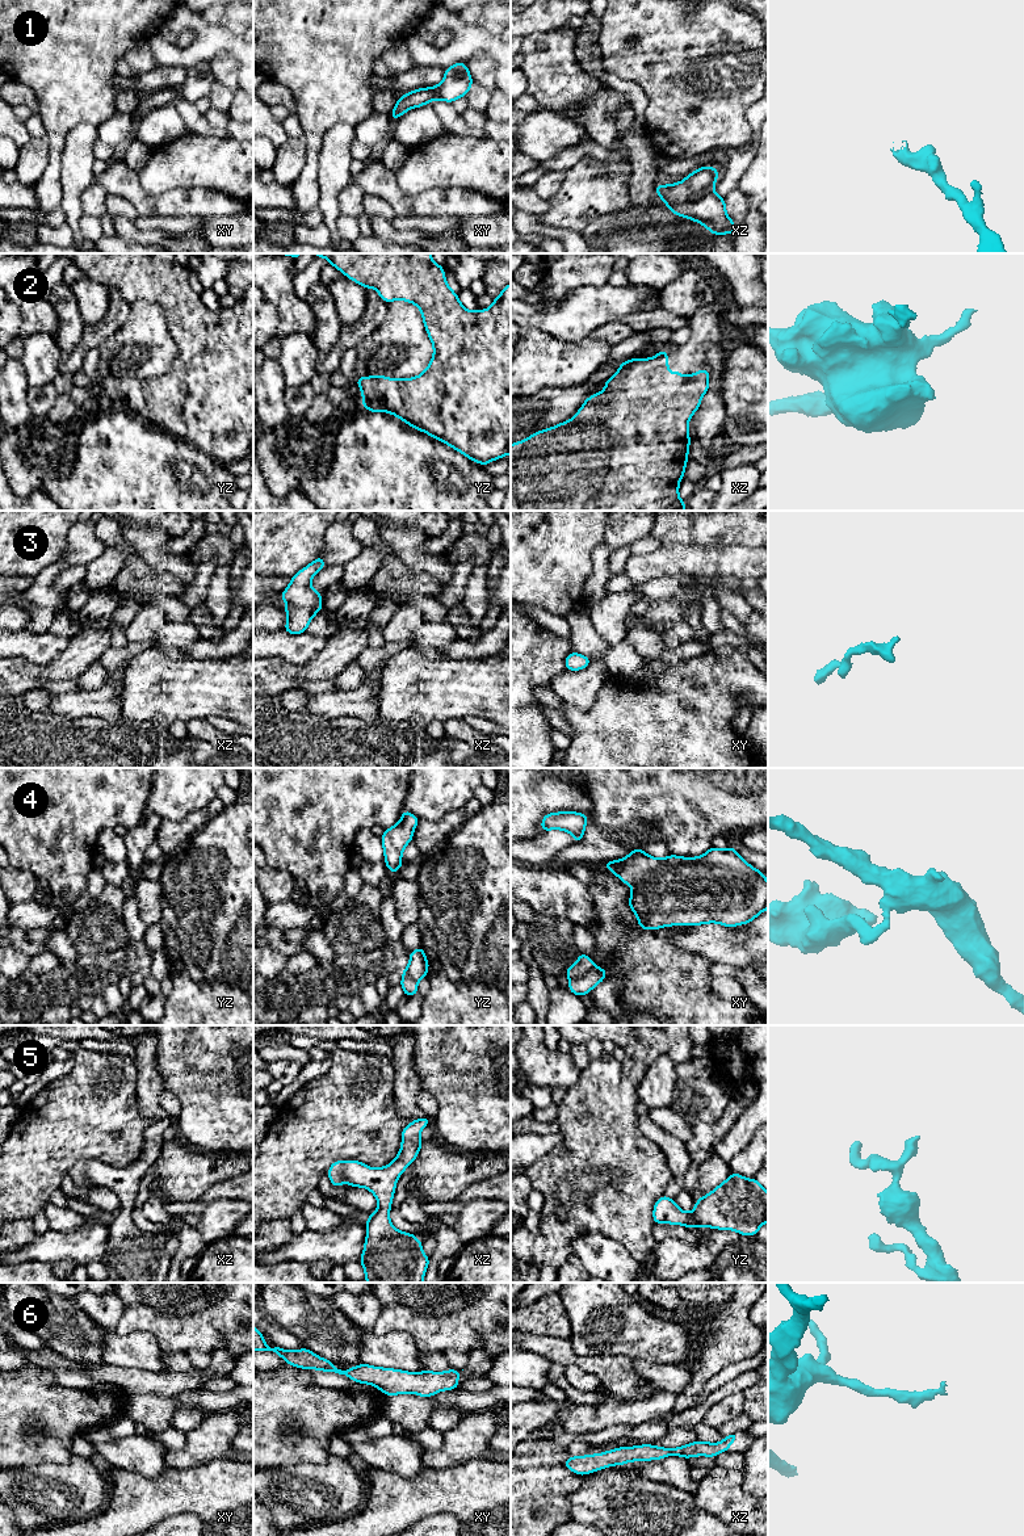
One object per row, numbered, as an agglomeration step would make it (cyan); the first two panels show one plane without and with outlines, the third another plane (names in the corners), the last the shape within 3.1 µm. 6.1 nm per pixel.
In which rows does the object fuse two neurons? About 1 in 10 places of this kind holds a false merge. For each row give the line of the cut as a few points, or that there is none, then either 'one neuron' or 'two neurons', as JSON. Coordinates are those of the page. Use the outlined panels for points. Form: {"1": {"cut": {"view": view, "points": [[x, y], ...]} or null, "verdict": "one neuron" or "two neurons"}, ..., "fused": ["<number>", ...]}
{"1": {"cut": null, "verdict": "one neuron"}, "2": {"cut": null, "verdict": "one neuron"}, "3": {"cut": null, "verdict": "one neuron"}, "4": {"cut": {"view": "xy", "points": [[594, 965], [583, 974], [570, 980]]}, "verdict": "two neurons"}, "5": {"cut": null, "verdict": "one neuron"}, "6": {"cut": null, "verdict": "one neuron"}, "fused": ["4"]}

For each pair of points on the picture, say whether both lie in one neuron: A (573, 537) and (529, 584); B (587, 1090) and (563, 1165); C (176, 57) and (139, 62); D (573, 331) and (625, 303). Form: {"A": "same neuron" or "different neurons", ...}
{"A": "same neuron", "B": "same neuron", "C": "different neurons", "D": "same neuron"}

